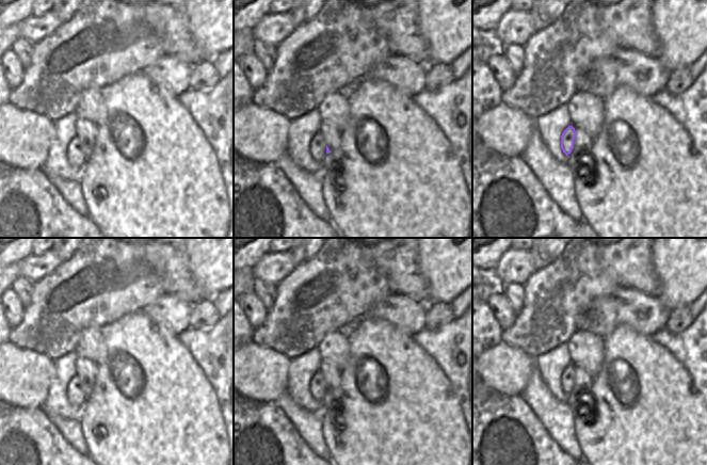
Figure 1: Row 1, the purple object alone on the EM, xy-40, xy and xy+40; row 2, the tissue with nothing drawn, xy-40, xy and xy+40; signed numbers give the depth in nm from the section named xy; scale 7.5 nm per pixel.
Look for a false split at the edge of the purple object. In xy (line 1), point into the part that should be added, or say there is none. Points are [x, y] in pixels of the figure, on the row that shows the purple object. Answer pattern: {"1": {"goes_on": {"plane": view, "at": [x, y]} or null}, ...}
{"1": {"goes_on": {"plane": "xy", "at": [317, 147]}}}

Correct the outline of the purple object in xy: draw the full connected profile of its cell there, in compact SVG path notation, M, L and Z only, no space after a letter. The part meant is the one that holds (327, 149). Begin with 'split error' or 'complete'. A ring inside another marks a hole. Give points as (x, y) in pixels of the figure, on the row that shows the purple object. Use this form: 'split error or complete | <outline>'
split error | M320 132L314 135L309 144L309 153L317 162L321 162L325 155L331 153Z

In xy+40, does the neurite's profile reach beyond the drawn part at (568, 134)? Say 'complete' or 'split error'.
complete

